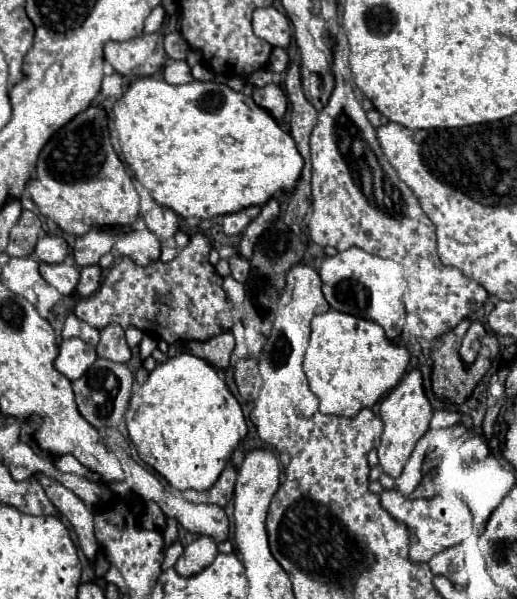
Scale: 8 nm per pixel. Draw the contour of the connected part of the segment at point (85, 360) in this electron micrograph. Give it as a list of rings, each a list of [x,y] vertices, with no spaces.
[[[81,338],[63,340],[59,346],[59,356],[55,360],[55,368],[65,374],[69,380],[77,380],[85,374],[85,370],[97,360],[97,352],[93,346],[81,342]]]

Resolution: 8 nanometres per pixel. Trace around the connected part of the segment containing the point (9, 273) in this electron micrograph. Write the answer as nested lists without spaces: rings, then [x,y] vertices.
[[[11,258],[1,270],[1,282],[15,294],[27,298],[31,304],[37,302],[33,286],[41,282],[39,262],[29,258]]]

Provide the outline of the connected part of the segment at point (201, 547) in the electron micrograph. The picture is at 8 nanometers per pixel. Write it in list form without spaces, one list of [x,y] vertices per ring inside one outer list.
[[[199,536],[189,546],[185,546],[185,552],[175,564],[175,570],[181,576],[193,576],[201,572],[205,566],[209,566],[209,562],[213,562],[215,556],[217,556],[217,544],[213,542],[213,538]]]

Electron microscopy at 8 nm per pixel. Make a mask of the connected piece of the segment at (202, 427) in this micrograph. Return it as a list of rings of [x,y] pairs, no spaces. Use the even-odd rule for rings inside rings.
[[[193,354],[157,364],[147,382],[135,388],[125,424],[139,458],[177,490],[211,488],[248,432],[243,410],[217,368]]]

